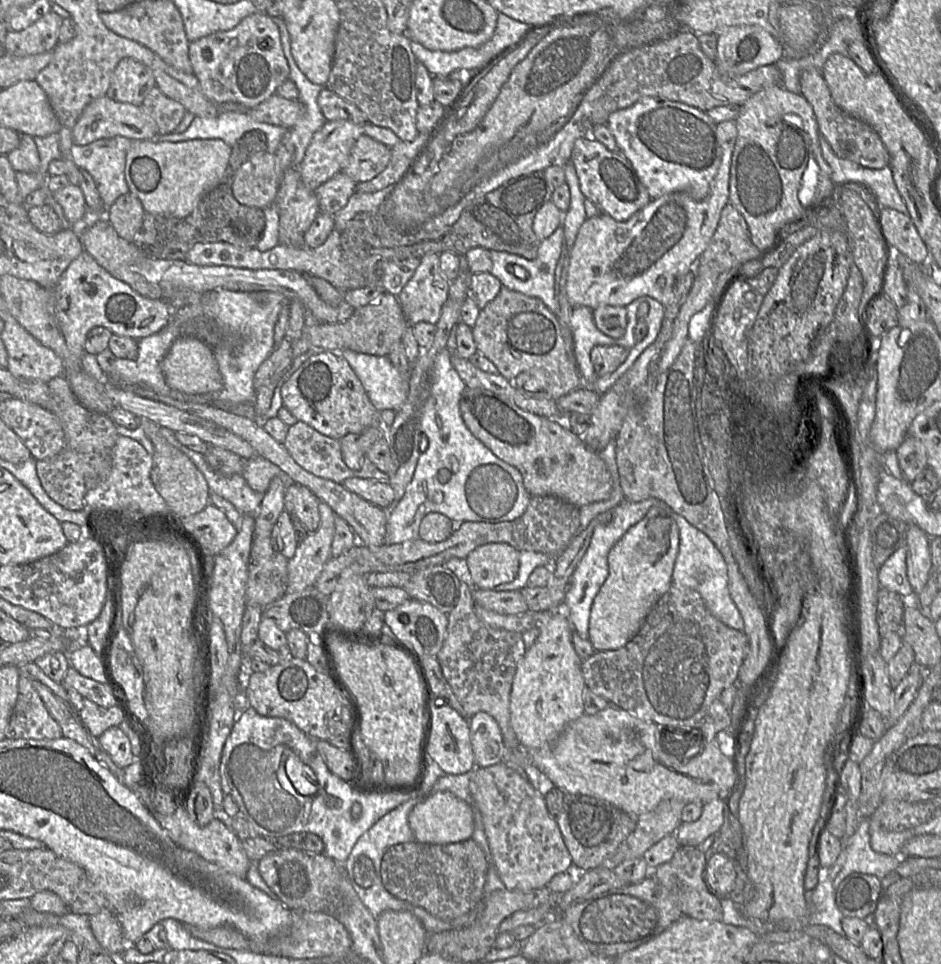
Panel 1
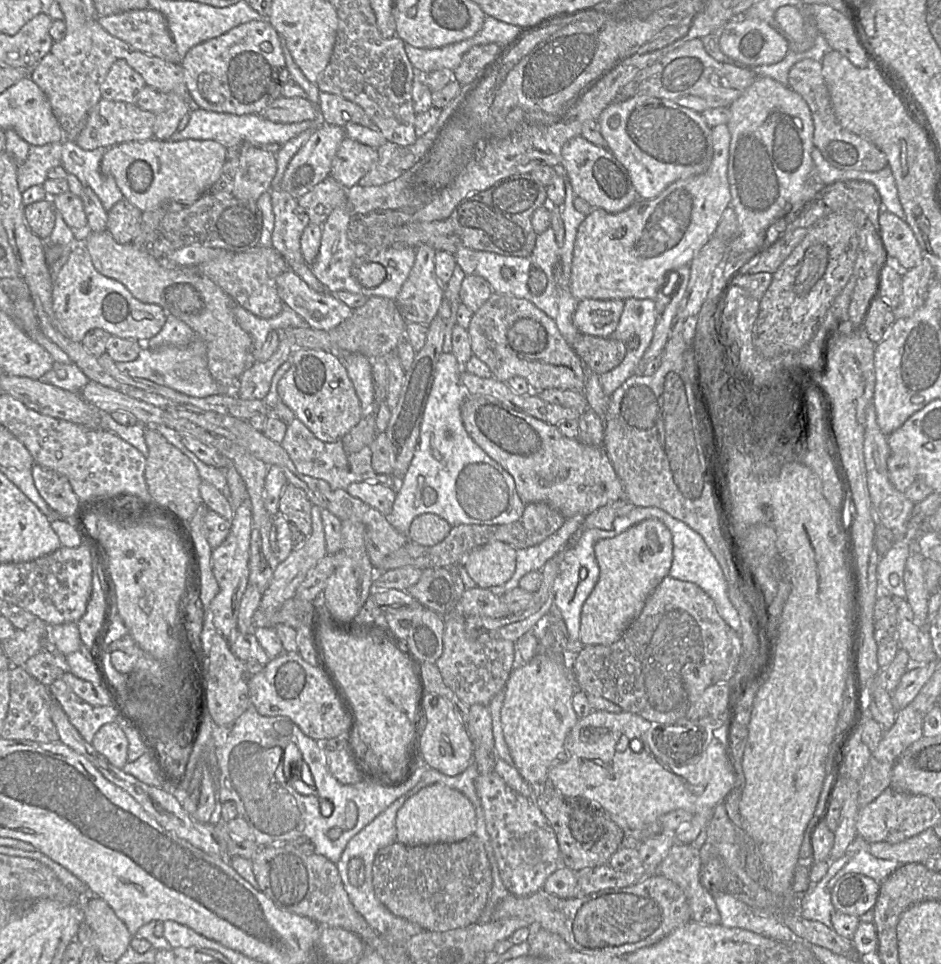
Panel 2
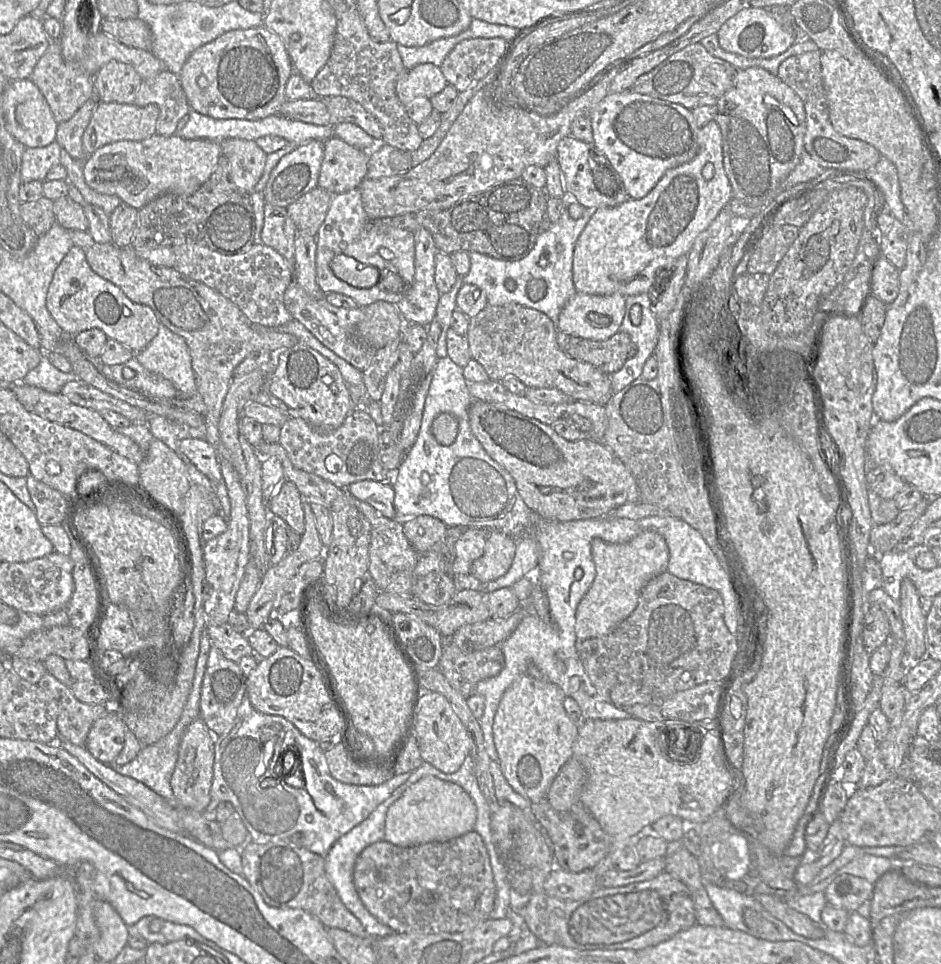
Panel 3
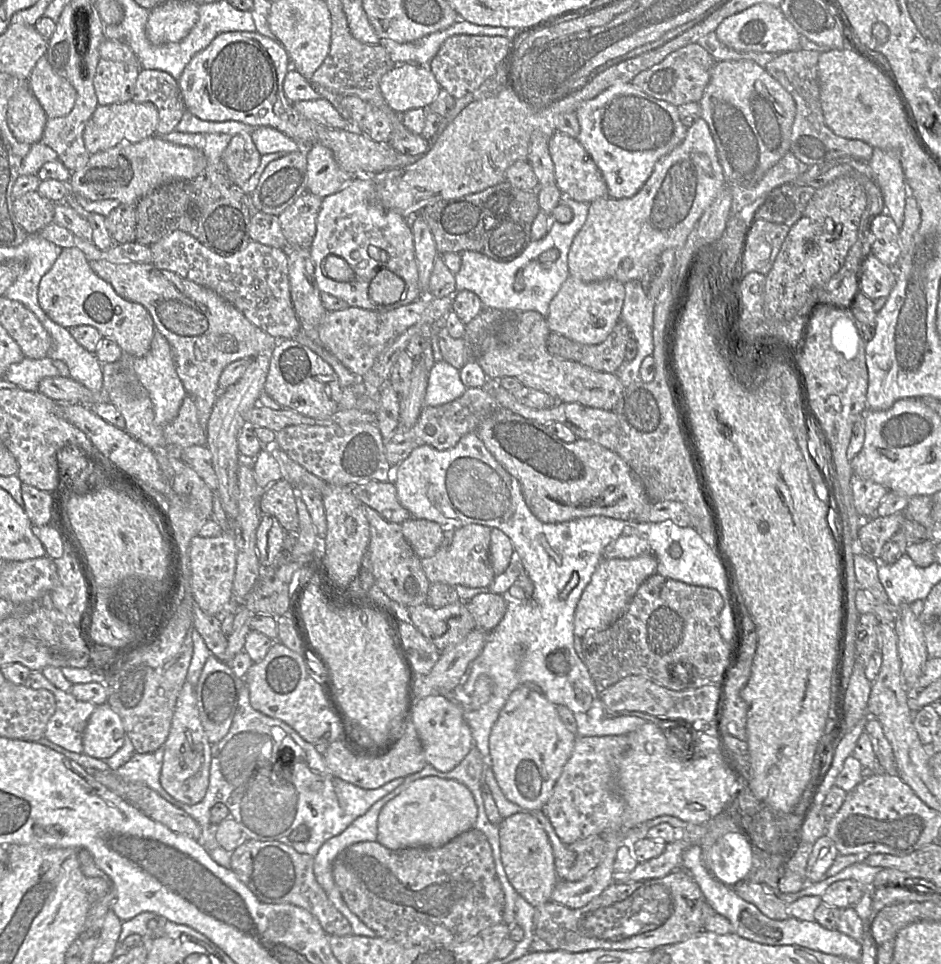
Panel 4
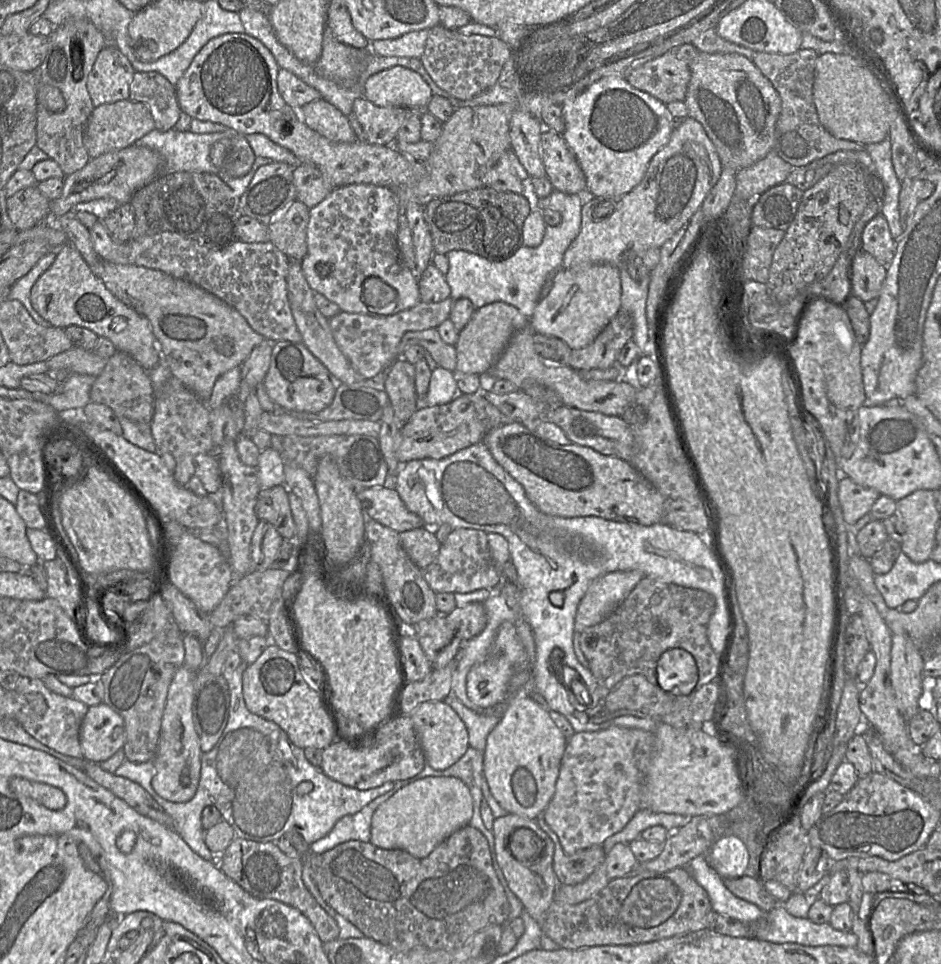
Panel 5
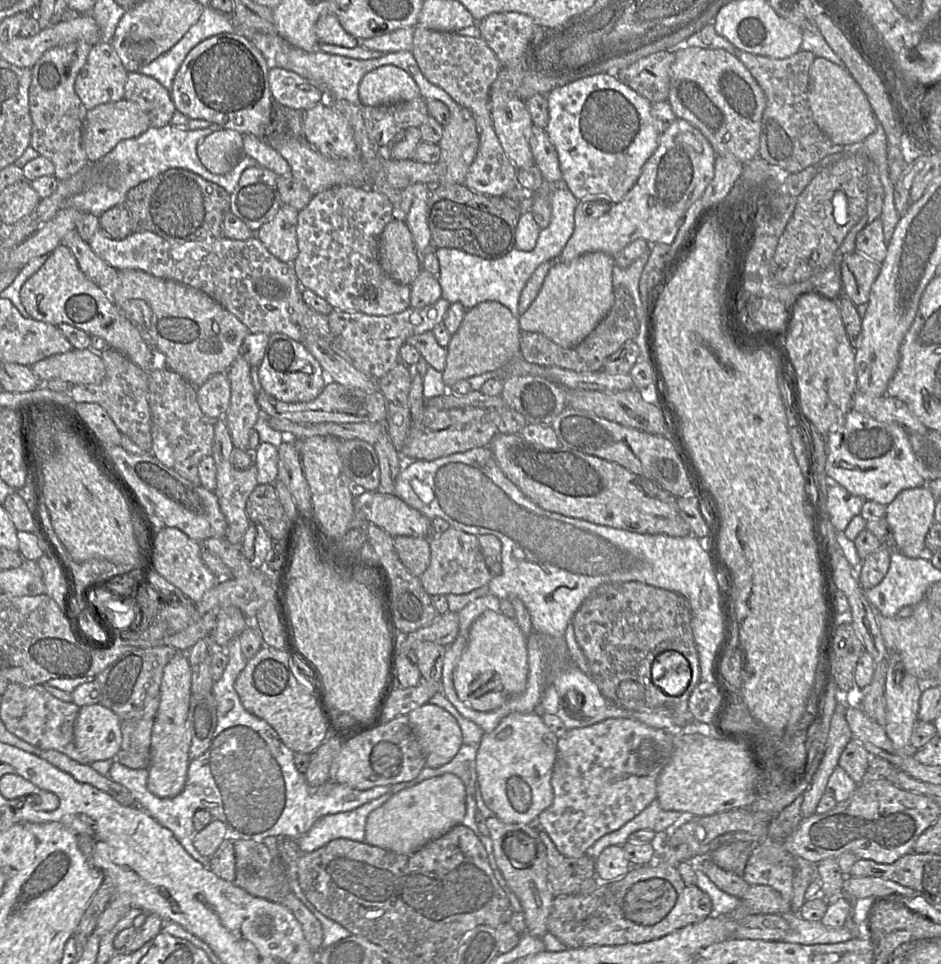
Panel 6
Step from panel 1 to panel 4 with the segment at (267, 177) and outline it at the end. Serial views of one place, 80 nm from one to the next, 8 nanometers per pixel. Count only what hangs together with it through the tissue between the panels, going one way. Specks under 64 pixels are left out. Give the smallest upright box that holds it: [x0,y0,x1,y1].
[222,133,261,186]

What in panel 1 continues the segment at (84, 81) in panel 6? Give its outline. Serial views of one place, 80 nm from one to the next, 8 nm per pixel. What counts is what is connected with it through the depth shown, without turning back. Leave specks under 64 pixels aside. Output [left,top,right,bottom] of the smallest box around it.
[106,58,156,105]

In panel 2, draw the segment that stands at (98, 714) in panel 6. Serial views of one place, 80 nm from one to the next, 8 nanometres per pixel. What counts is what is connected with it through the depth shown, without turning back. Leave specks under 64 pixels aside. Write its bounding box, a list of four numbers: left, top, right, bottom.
[92,721,128,768]

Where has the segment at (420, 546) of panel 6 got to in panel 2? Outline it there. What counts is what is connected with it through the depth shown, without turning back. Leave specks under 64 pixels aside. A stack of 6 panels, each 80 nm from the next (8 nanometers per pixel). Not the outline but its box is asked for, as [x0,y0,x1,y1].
[408,513,452,546]

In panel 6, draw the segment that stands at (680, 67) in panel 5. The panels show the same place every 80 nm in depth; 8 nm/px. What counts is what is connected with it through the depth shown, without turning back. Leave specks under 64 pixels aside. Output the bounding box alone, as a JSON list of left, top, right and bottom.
[617,50,675,103]

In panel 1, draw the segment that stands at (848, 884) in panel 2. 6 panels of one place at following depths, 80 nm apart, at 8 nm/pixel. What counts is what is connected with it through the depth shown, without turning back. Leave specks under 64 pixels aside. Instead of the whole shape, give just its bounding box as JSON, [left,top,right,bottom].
[835,873,881,919]

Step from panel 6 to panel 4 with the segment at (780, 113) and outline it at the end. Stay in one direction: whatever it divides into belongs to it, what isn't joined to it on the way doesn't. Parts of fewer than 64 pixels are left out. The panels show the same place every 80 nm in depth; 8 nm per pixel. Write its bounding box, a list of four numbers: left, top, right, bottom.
[765,49,873,166]

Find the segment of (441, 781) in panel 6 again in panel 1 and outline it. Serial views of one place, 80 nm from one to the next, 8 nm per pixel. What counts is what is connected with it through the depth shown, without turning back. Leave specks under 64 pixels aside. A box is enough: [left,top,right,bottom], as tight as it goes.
[408,791,474,845]

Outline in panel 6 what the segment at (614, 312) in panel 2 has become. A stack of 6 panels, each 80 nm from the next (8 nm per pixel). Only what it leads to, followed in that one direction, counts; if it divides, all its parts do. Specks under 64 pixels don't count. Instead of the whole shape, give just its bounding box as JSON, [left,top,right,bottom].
[519,251,614,348]

